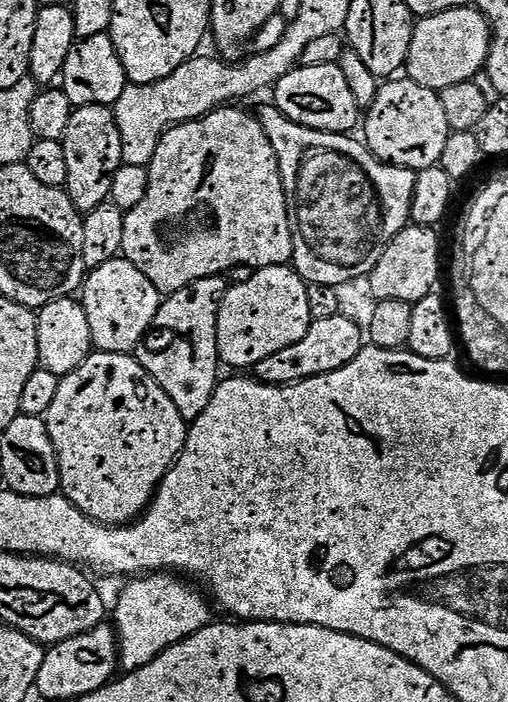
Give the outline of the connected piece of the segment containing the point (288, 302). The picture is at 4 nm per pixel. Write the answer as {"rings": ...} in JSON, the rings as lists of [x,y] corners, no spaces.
{"rings":[[[275,264],[269,268],[257,268],[251,273],[249,280],[244,280],[241,284],[233,283],[225,292],[223,300],[220,302],[220,309],[218,310],[218,318],[216,319],[216,337],[218,338],[218,354],[220,355],[221,365],[228,364],[232,370],[244,370],[240,368],[248,368],[248,370],[255,369],[258,362],[262,362],[262,358],[270,358],[270,354],[278,354],[278,350],[286,350],[286,346],[294,346],[298,342],[298,338],[302,338],[302,334],[306,334],[306,330],[312,324],[313,318],[310,314],[310,305],[307,301],[307,288],[304,279],[296,272],[295,267],[285,266],[282,264]]]}

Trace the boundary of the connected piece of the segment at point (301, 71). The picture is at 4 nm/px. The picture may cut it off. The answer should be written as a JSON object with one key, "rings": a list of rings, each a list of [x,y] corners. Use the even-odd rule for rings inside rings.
{"rings":[[[339,63],[306,64],[293,68],[274,85],[275,107],[278,112],[280,107],[279,115],[293,124],[301,124],[319,132],[335,134],[350,131],[362,112],[354,94],[350,94],[350,85],[346,83],[346,74],[340,69]]]}

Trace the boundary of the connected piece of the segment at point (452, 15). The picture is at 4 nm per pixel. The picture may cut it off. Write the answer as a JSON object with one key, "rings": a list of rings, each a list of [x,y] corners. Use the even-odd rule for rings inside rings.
{"rings":[[[475,6],[451,8],[433,16],[415,21],[412,41],[406,65],[407,79],[419,88],[430,88],[439,94],[446,86],[458,86],[458,82],[475,81],[488,62],[488,50],[492,47],[492,30],[484,13]]]}

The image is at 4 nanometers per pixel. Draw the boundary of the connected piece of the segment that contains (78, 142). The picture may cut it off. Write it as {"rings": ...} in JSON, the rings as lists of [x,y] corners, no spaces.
{"rings":[[[81,104],[66,126],[63,141],[66,150],[66,191],[74,206],[82,214],[105,203],[111,194],[112,176],[122,165],[122,138],[116,125],[116,114],[111,107],[103,104]]]}

